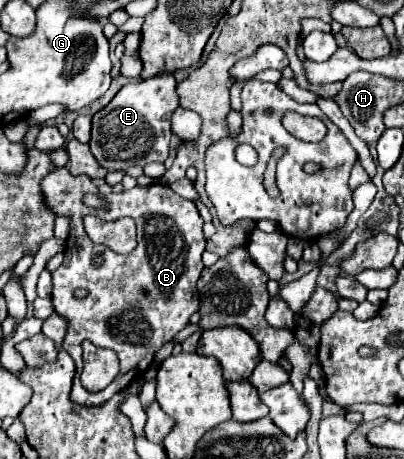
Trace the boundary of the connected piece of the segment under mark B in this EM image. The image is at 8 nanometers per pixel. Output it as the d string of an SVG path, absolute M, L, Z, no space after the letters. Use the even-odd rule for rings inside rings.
M57 168L51 170L51 174L47 174L41 182L41 190L43 190L43 200L47 204L47 208L55 214L55 216L67 216L71 220L71 234L67 238L67 250L65 250L65 260L63 264L53 272L53 306L55 312L61 314L67 320L67 334L63 338L63 350L69 352L77 364L77 374L73 380L73 388L71 388L71 400L83 406L95 406L95 404L103 404L105 400L109 400L113 394L121 392L123 388L127 388L133 380L137 380L153 362L155 352L169 342L181 328L185 328L189 324L189 316L193 312L199 310L199 294L197 294L197 280L201 276L203 270L203 262L201 262L201 254L205 250L205 236L203 236L203 218L199 216L199 210L195 206L193 200L183 200L179 198L179 194L175 194L169 186L165 184L151 184L147 188L131 188L131 190L123 190L121 194L109 194L107 200L111 204L109 212L103 210L93 210L87 208L83 204L83 194L91 192L101 196L99 188L95 186L95 182L91 178L87 178L85 174L81 176L71 176L67 168ZM93 214L97 218L115 222L119 218L133 218L137 224L137 248L129 254L117 254L113 250L109 250L103 244L93 244L85 230L83 230L83 216ZM101 256L103 262L99 266L93 264L93 258ZM77 288L85 288L89 294L85 298L75 298L75 290ZM83 340L91 340L95 346L101 348L111 348L117 352L119 362L121 362L121 370L117 374L117 378L101 392L91 394L81 386L81 342Z

